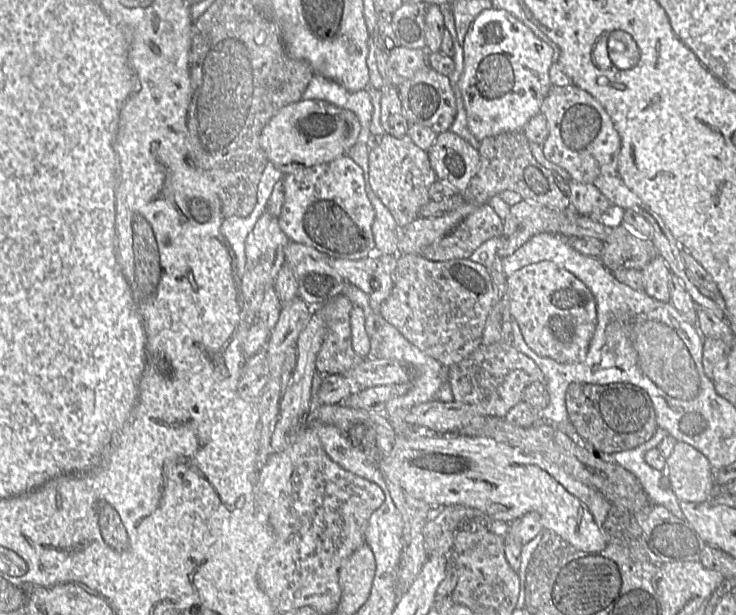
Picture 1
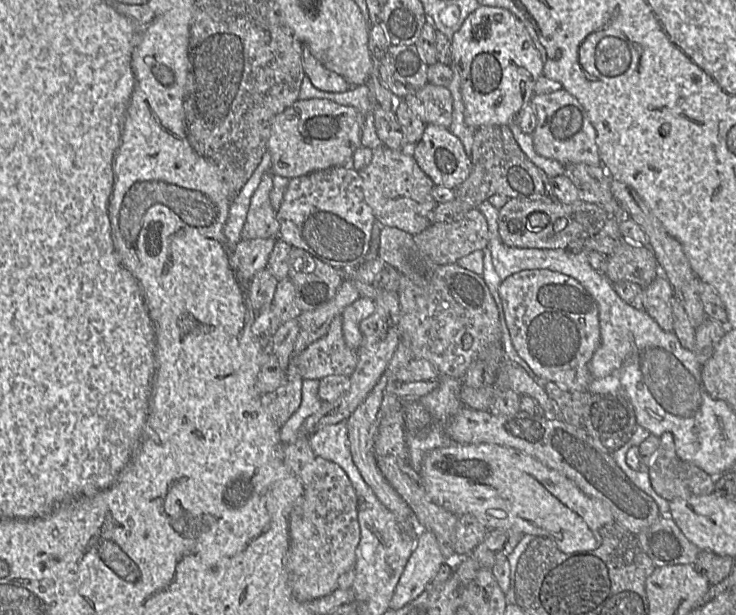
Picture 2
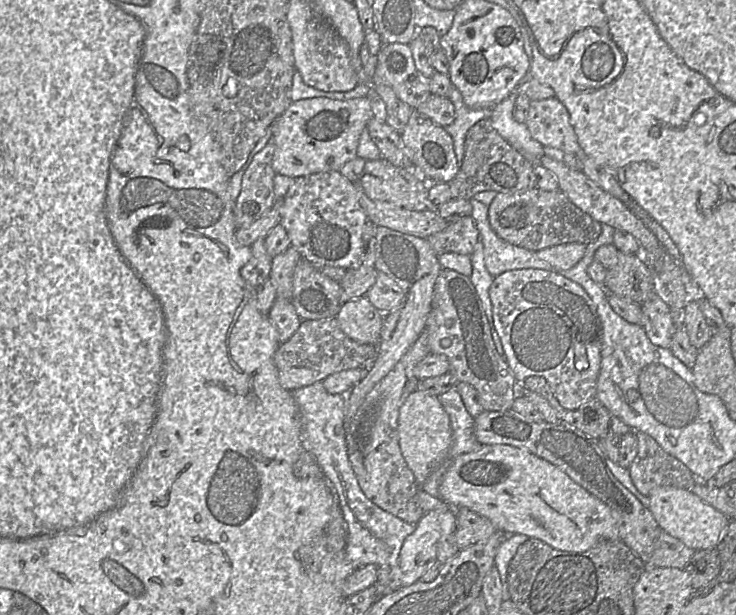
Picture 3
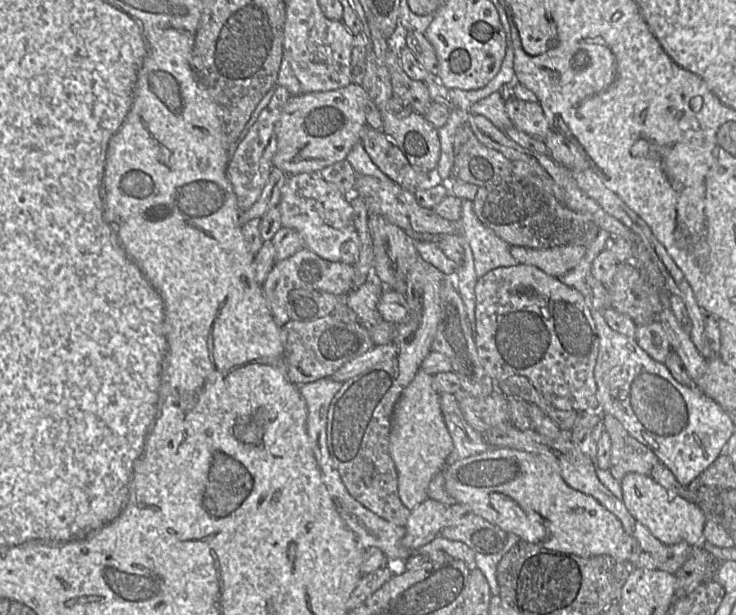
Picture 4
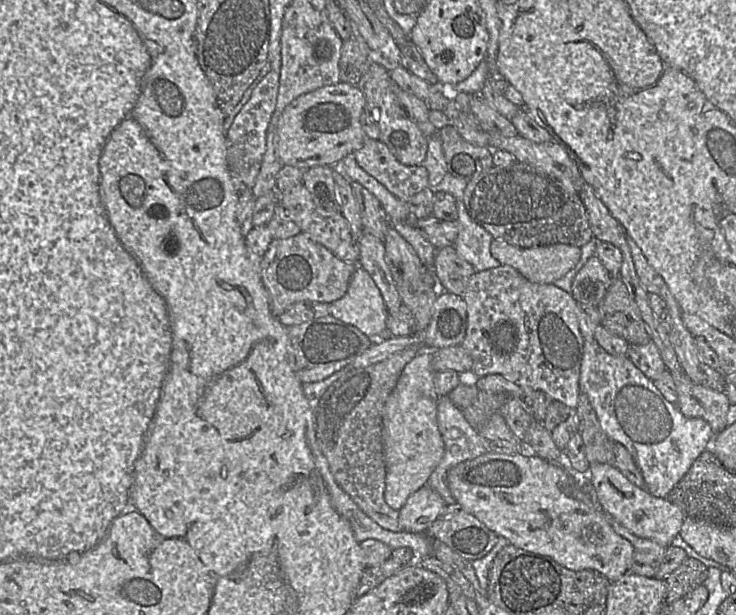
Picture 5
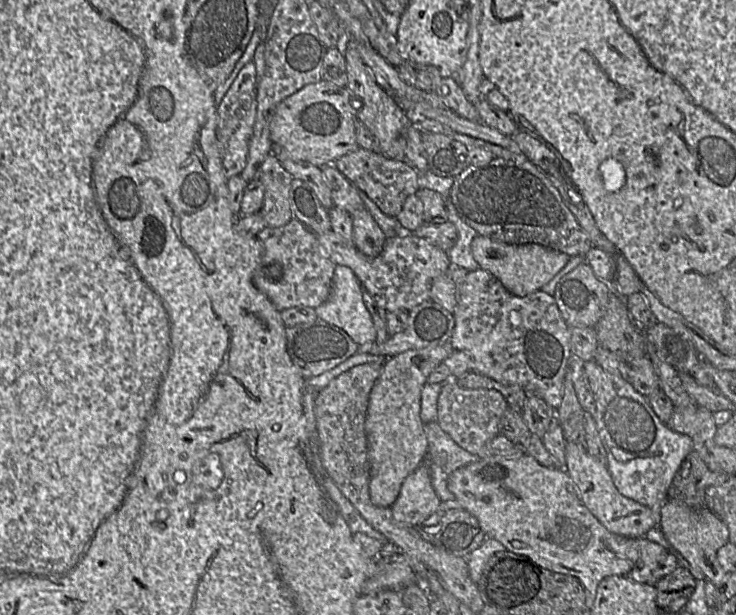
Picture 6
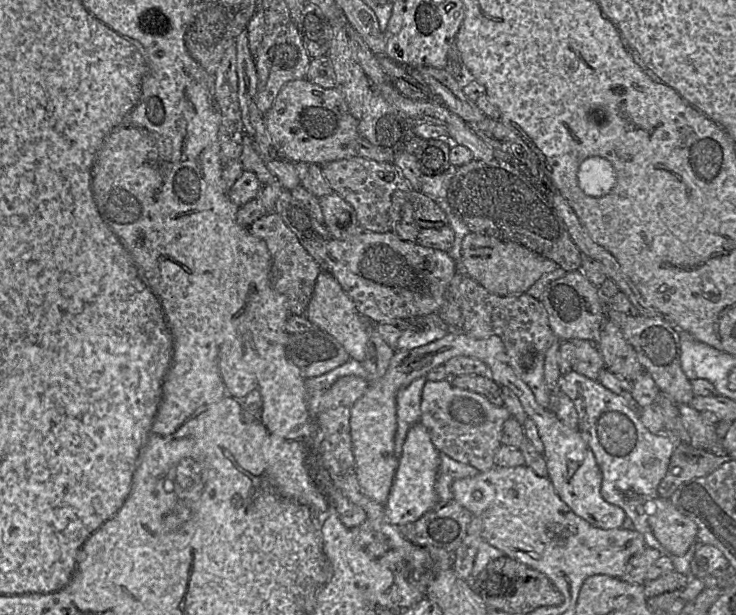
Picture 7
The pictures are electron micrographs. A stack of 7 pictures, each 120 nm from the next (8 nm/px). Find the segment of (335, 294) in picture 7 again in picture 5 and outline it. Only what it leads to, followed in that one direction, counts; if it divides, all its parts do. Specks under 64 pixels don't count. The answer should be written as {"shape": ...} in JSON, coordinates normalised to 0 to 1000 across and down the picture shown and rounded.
{"shape":[[[492,434],[480,444],[470,478],[451,491],[447,512],[476,527],[500,546],[505,558],[518,558],[515,545],[526,535],[526,499],[519,478],[503,446]]]}

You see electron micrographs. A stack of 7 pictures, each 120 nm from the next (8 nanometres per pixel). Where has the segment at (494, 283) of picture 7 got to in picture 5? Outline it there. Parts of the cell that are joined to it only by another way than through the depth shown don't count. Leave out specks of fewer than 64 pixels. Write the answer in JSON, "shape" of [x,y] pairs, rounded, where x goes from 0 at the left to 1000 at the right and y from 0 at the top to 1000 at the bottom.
{"shape":[[[673,389],[666,408],[681,431],[694,433],[719,457],[734,462],[765,450],[789,416],[789,403],[769,397],[708,403]]]}

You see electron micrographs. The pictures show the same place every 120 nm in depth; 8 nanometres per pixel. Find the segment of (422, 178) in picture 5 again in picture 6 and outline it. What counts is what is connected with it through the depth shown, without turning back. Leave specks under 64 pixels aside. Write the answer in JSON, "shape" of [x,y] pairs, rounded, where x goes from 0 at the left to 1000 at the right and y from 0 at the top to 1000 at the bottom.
{"shape":[[[490,239],[462,255],[452,270],[527,351],[539,353],[553,320],[571,307],[571,283],[552,260],[535,260]]]}

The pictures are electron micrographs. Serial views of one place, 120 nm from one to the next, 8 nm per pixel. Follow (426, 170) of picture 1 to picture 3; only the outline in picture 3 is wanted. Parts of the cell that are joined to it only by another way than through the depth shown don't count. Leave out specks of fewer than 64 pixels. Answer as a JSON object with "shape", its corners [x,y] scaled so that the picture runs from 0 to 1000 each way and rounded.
{"shape":[[[522,257],[499,260],[484,294],[490,333],[503,359],[550,380],[580,389],[609,367],[583,320],[584,302],[575,294],[577,285],[565,272],[541,272]]]}

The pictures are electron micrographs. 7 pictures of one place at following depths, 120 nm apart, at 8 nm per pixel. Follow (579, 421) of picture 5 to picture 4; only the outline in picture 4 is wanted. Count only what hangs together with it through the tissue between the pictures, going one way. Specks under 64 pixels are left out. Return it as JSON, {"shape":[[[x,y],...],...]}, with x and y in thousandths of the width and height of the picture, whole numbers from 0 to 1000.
{"shape":[[[818,675],[818,686],[833,724],[832,745],[822,764],[841,782],[855,769],[883,776],[886,761],[898,753],[887,733],[856,709],[832,676]]]}

